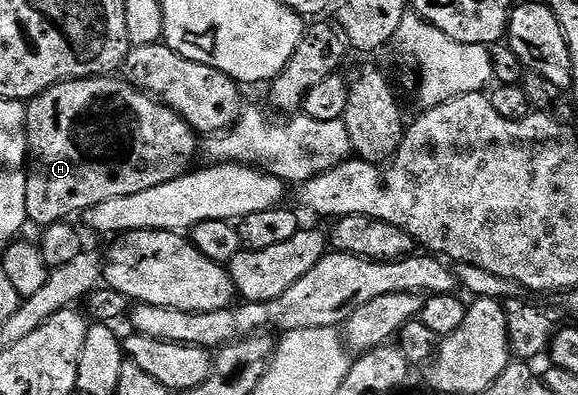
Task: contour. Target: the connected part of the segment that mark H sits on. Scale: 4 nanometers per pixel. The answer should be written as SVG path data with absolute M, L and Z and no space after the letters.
M122 76L70 78L30 99L26 108L29 161L25 208L28 221L36 227L66 221L71 214L81 214L113 196L133 196L157 188L157 184L169 184L169 180L177 180L192 169L197 135L191 125Z

